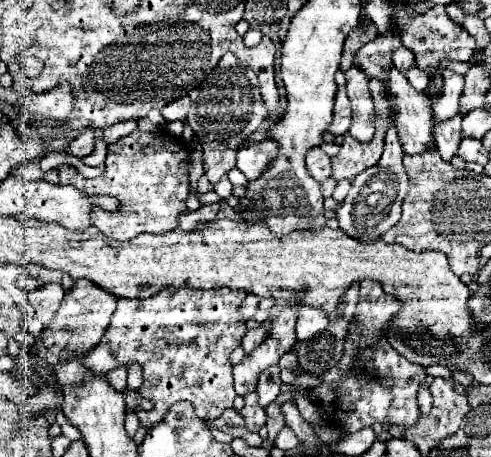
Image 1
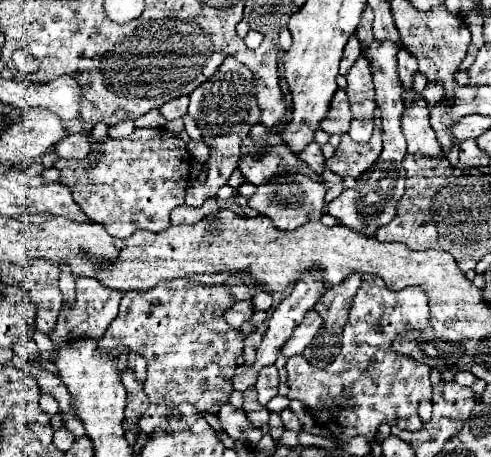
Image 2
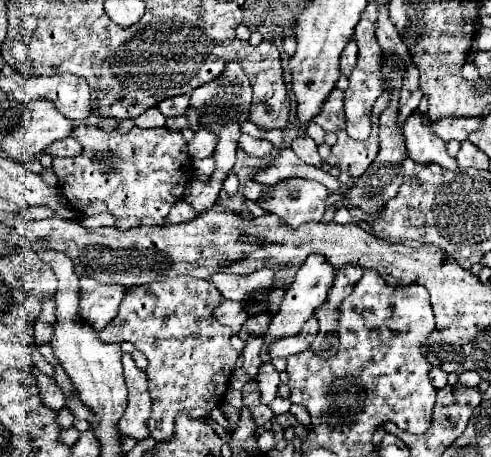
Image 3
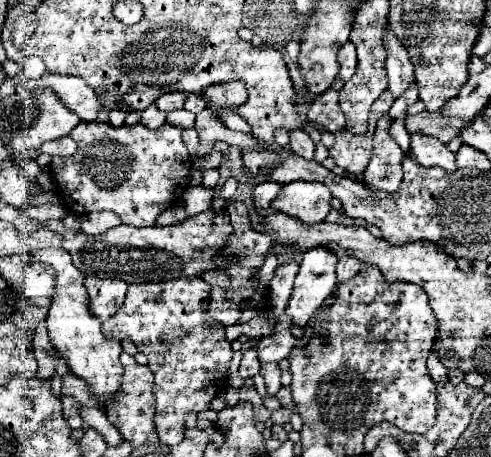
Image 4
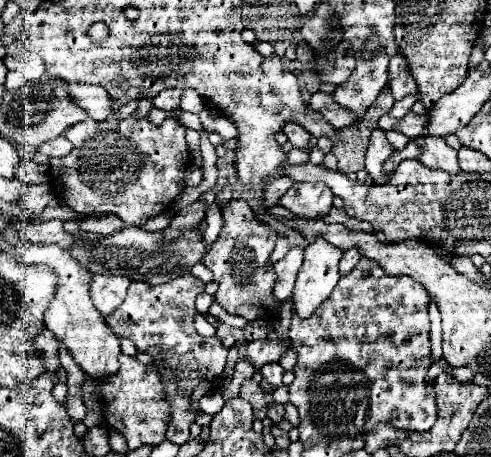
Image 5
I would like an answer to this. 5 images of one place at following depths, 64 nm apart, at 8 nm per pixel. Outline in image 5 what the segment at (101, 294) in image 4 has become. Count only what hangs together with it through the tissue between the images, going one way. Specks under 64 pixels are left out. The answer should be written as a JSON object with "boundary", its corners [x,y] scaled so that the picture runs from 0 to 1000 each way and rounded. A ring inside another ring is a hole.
{"boundary":[[[196,600],[183,621],[183,652],[208,691],[224,691],[257,652],[265,613],[257,604]]]}

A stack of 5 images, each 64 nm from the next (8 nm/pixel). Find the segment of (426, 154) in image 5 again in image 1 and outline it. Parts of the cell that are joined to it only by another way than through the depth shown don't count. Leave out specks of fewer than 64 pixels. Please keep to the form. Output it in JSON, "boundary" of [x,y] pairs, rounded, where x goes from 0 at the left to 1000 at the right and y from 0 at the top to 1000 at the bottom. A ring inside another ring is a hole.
{"boundary":[[[802,144],[786,162],[786,193],[802,219],[802,267],[827,337],[855,337],[872,324],[884,324],[876,214],[839,193],[827,166]]]}

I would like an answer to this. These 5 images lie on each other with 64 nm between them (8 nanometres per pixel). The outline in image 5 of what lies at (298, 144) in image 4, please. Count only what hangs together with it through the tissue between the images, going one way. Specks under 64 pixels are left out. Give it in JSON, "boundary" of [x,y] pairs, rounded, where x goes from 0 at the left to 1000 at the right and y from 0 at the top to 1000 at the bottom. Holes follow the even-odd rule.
{"boundary":[[[587,267],[587,271],[578,271],[574,289],[587,298],[587,306],[595,311],[599,324],[611,324],[611,328],[631,324],[631,293],[615,276],[607,276],[599,267]]]}

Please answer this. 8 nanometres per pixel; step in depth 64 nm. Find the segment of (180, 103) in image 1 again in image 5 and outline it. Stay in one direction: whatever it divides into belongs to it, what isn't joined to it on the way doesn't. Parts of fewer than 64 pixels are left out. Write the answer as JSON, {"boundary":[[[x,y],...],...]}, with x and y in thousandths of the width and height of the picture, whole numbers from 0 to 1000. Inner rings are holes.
{"boundary":[[[358,193],[334,197],[310,219],[310,228],[326,241],[358,241],[367,232],[367,210],[371,210],[371,197],[358,197]]]}

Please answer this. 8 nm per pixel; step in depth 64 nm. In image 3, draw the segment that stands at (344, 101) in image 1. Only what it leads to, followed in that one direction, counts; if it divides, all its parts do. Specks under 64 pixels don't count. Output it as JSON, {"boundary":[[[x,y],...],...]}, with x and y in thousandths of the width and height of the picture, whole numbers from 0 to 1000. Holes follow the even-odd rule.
{"boundary":[[[682,193],[660,223],[652,254],[644,254],[635,265],[664,289],[703,284],[701,199]]]}

